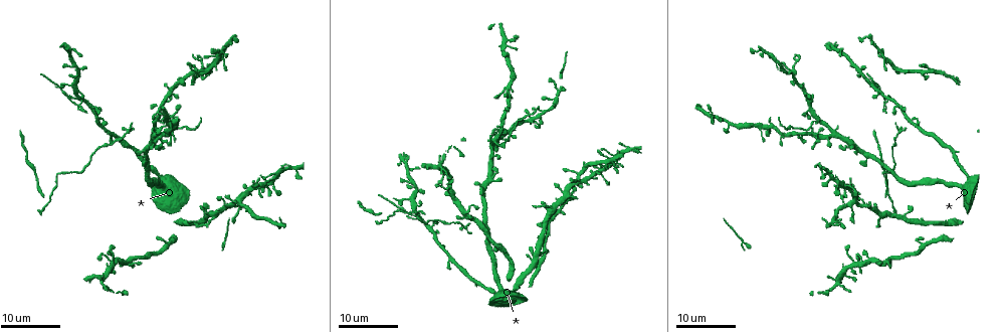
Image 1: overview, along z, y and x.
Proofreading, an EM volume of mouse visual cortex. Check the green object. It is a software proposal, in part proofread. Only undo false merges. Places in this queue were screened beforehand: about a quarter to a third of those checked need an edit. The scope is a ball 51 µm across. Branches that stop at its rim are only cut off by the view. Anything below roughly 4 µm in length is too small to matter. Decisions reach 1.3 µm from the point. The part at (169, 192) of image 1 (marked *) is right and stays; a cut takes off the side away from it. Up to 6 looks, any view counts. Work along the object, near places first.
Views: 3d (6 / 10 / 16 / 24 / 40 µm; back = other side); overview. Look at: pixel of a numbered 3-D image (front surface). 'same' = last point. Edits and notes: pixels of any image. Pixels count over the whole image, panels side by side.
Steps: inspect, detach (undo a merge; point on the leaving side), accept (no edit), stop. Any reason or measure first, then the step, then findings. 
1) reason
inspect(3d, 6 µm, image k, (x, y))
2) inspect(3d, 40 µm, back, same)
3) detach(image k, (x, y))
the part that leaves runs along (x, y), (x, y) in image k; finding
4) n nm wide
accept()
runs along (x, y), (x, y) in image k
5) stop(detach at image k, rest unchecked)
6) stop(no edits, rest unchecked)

thin arm on a thick one
inspect(3d, 16 µm, image 1, (818, 120))

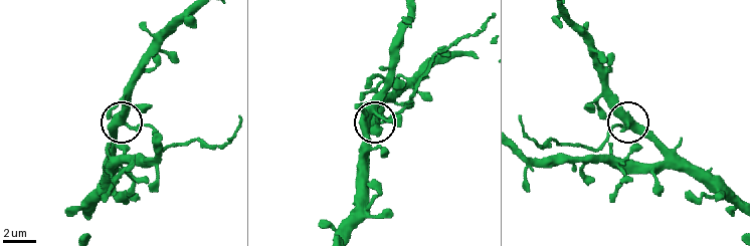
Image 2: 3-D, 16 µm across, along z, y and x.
closer look
inspect(3d, 10 µm, image 2, (126, 124))

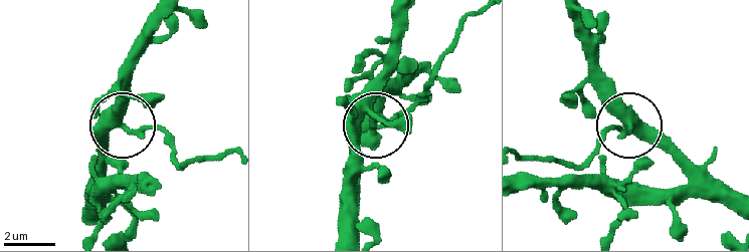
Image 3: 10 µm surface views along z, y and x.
closer look
inspect(3d, 6 µm, image 3, (126, 125))

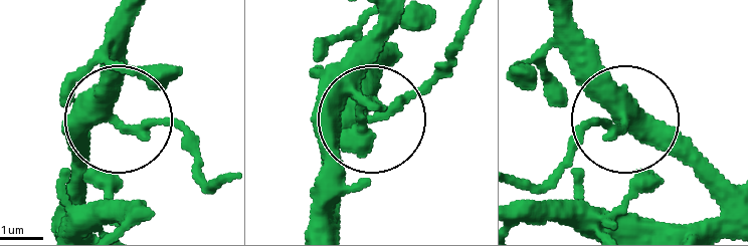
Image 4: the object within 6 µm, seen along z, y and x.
320 nm wide
detach(image 4, (176, 121))
the part that leaves runs along (123, 124), (173, 128), (213, 178) in image 4; two neurons meet here

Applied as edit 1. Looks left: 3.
inspect(overview)

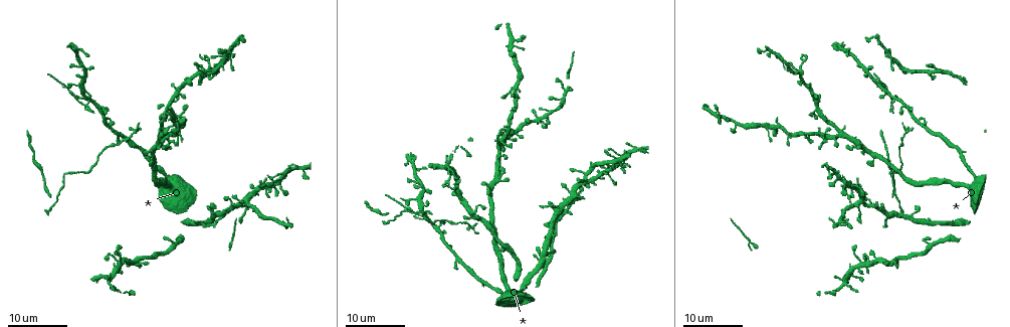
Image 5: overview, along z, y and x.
inspect(3d, 16 µm, image 5, (111, 124))

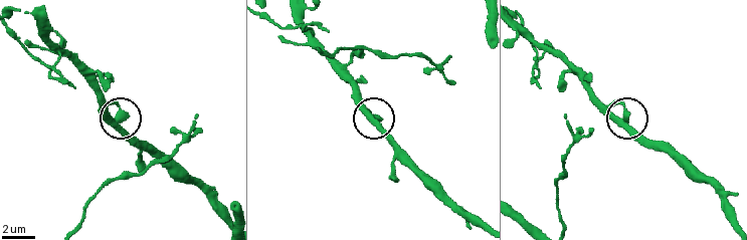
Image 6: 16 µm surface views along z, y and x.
closer look
inspect(3d, 6 µm, image 6, (125, 118))

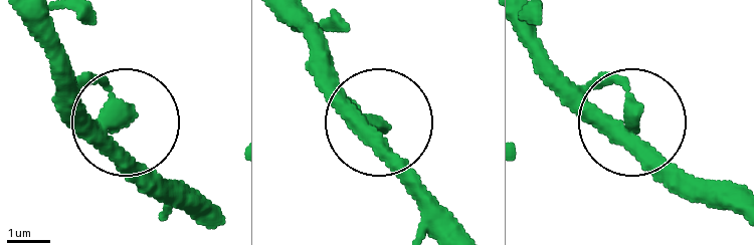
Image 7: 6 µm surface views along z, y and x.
410 nm wide
accept()
runs along (732, 213), (689, 188), (631, 124), (602, 124), (573, 105) in image 7; continuous, no second neuron

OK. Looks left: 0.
stop(detach at image 4, rest unchecked)

